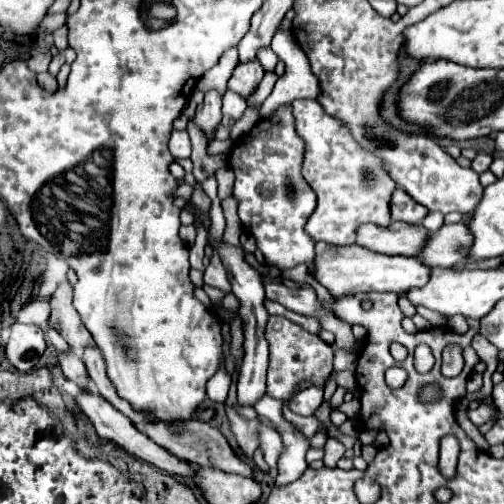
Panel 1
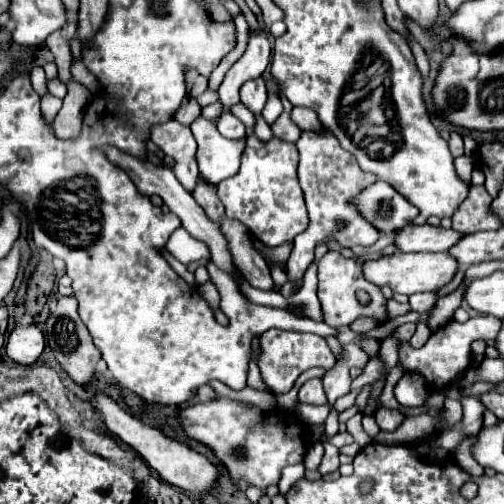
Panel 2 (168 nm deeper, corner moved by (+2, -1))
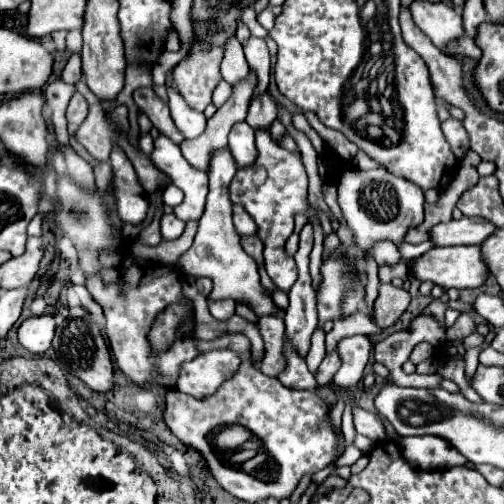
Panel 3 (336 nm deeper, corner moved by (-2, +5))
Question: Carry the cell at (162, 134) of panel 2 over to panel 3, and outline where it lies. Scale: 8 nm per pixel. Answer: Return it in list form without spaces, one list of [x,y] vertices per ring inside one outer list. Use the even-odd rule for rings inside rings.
[[[139,88],[139,90],[135,90],[133,92],[133,100],[149,116],[149,120],[159,130],[159,134],[167,136],[169,140],[175,140],[175,144],[181,144],[185,140],[183,134],[179,132],[179,128],[173,124],[173,120],[169,116],[169,106],[163,104],[157,98],[157,94],[153,94],[151,88]]]

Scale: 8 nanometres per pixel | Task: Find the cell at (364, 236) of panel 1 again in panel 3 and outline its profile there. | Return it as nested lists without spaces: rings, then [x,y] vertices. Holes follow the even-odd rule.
[[[461,218],[445,224],[435,224],[429,230],[429,240],[435,246],[459,246],[459,244],[481,244],[495,232],[495,226],[483,218]]]

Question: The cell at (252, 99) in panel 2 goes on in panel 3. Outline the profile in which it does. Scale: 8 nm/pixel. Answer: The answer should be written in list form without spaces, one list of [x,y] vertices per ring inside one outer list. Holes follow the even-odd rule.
[[[269,92],[249,102],[247,124],[251,124],[253,128],[269,128],[275,118],[277,118],[277,102]]]

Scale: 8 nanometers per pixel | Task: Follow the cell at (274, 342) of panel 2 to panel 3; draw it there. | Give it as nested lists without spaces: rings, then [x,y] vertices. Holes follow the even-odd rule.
[[[291,344],[283,346],[283,356],[287,360],[287,368],[283,368],[283,372],[279,372],[277,380],[287,388],[315,392],[317,382],[305,364],[305,358],[301,358],[299,352],[295,352],[295,348],[291,348]]]

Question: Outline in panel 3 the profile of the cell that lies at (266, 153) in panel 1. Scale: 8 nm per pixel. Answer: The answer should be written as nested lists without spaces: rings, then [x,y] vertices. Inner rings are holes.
[[[265,128],[255,130],[255,146],[257,146],[255,164],[237,170],[235,180],[231,182],[231,188],[229,188],[231,202],[243,206],[249,212],[249,216],[255,220],[255,224],[259,226],[257,236],[264,244],[263,257],[266,272],[274,284],[287,293],[297,279],[297,267],[294,258],[285,252],[283,244],[293,232],[293,218],[297,214],[303,214],[307,220],[311,218],[309,204],[307,204],[307,172],[301,162],[301,154],[289,152],[277,146],[271,140],[269,130]],[[255,166],[263,166],[267,172],[265,182],[259,186],[253,184]]]

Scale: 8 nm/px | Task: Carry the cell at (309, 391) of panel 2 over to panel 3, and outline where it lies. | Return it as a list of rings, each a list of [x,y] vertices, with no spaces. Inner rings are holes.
[[[337,352],[325,356],[325,360],[321,362],[321,366],[319,366],[317,372],[315,372],[317,384],[319,384],[319,386],[329,386],[329,382],[331,382],[333,376],[335,376],[335,372],[339,370],[339,366],[341,366],[341,362],[339,362]]]

